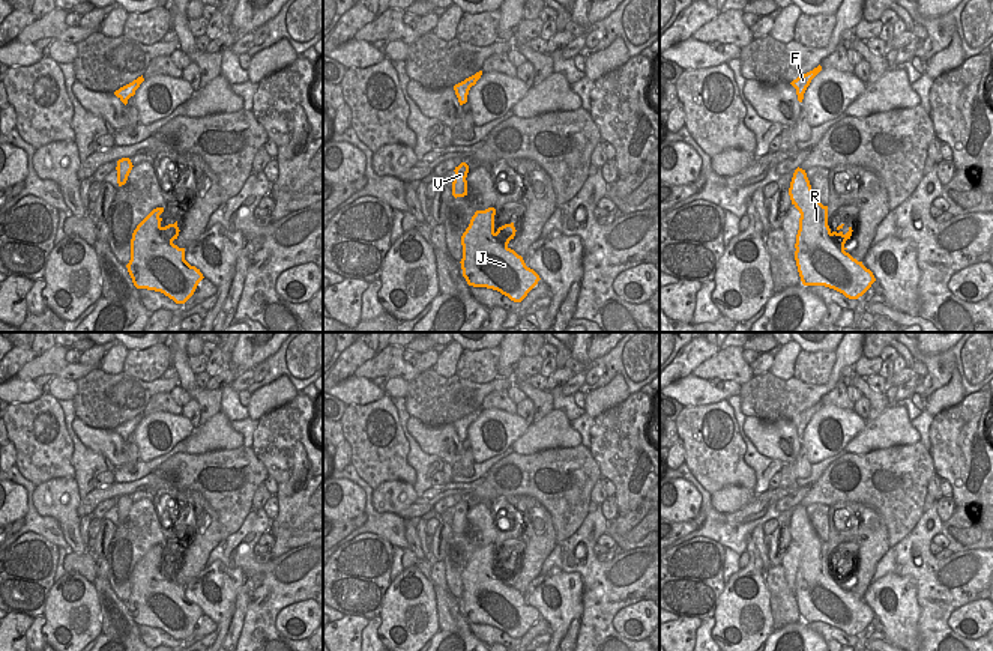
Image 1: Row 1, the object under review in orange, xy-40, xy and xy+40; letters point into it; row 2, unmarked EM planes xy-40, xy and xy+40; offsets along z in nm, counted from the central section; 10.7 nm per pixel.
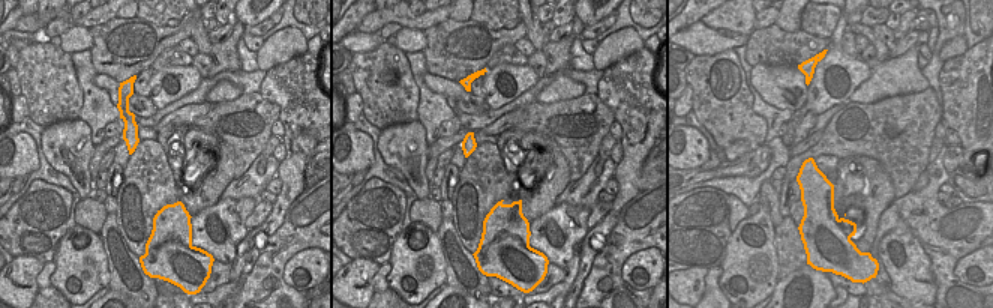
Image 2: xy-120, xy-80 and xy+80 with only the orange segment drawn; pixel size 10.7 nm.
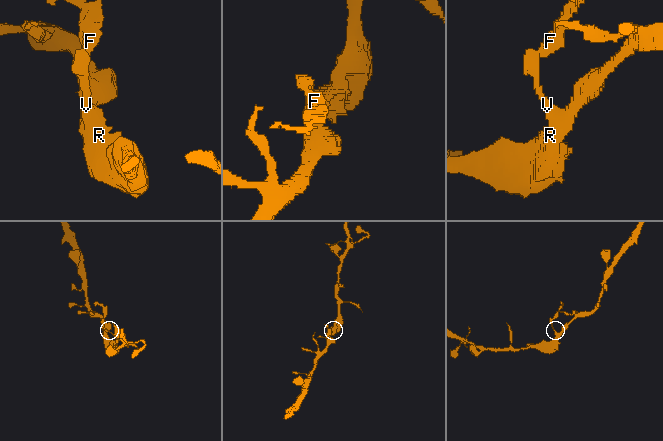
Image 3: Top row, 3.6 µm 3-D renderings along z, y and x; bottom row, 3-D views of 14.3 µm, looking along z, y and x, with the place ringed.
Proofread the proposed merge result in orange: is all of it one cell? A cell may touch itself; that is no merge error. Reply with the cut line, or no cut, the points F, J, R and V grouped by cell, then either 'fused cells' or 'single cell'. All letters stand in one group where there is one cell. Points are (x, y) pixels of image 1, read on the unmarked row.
cut in xy along (455, 426), (461, 432), (461, 439); F / J R V; fused cells

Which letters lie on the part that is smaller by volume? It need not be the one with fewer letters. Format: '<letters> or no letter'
F

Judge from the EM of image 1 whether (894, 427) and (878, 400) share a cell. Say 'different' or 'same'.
different

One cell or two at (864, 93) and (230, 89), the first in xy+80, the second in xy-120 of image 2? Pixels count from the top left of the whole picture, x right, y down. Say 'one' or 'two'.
one

